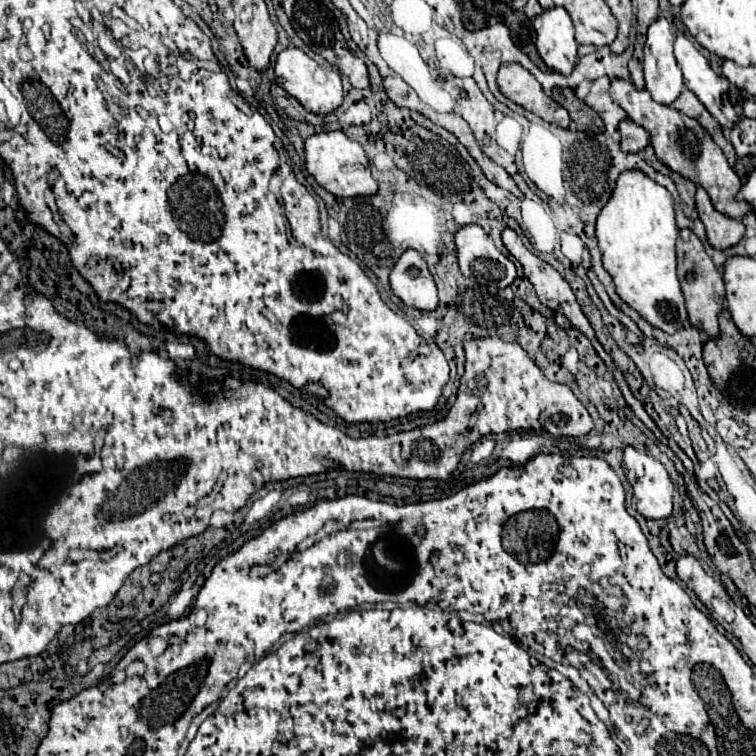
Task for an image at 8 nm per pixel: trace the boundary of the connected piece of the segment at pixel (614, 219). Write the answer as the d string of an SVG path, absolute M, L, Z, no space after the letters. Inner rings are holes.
M625 169L617 177L607 205L597 215L595 231L603 267L613 277L617 295L653 327L659 327L665 333L683 329L687 323L687 311L675 271L675 241L679 229L675 225L671 193L649 179L643 171Z

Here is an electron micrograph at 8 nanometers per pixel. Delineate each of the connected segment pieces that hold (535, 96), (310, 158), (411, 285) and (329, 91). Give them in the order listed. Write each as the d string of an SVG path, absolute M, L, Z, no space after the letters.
M519 63L501 65L497 73L497 85L505 97L525 107L527 111L539 115L547 123L559 125L563 129L569 127L571 117L567 109L563 109L557 101L547 97L539 85L539 81Z
M329 131L309 137L305 141L305 163L309 175L313 175L321 187L337 197L369 197L379 189L377 181L371 175L369 159L363 147L357 141L349 139L343 131Z
M407 249L391 271L391 289L407 305L419 311L433 311L439 305L435 281L423 257Z
M289 45L277 55L275 63L275 81L279 87L283 87L291 97L295 97L307 111L315 115L327 115L335 111L343 103L343 87L341 87L341 75L335 69L321 67L315 59L305 55L301 49Z

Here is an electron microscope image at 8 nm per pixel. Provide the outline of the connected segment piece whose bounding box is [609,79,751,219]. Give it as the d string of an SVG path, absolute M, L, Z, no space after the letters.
M613 79L609 91L611 91L613 101L625 109L627 117L649 131L651 145L653 145L657 157L669 169L691 179L695 185L705 187L705 191L709 193L717 211L721 211L733 219L741 219L745 213L751 211L751 207L745 201L735 199L735 195L741 187L741 181L739 181L737 173L733 171L733 167L727 163L719 145L713 143L711 135L699 125L699 121L687 117L685 113L679 113L677 109L673 109L669 105L655 103L653 97L647 93L647 89L635 89L633 81Z

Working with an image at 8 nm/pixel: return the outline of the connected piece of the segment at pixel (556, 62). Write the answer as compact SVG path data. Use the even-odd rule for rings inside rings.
M563 7L545 9L533 19L537 31L537 51L557 73L569 75L577 61L577 43L573 37L573 21Z

